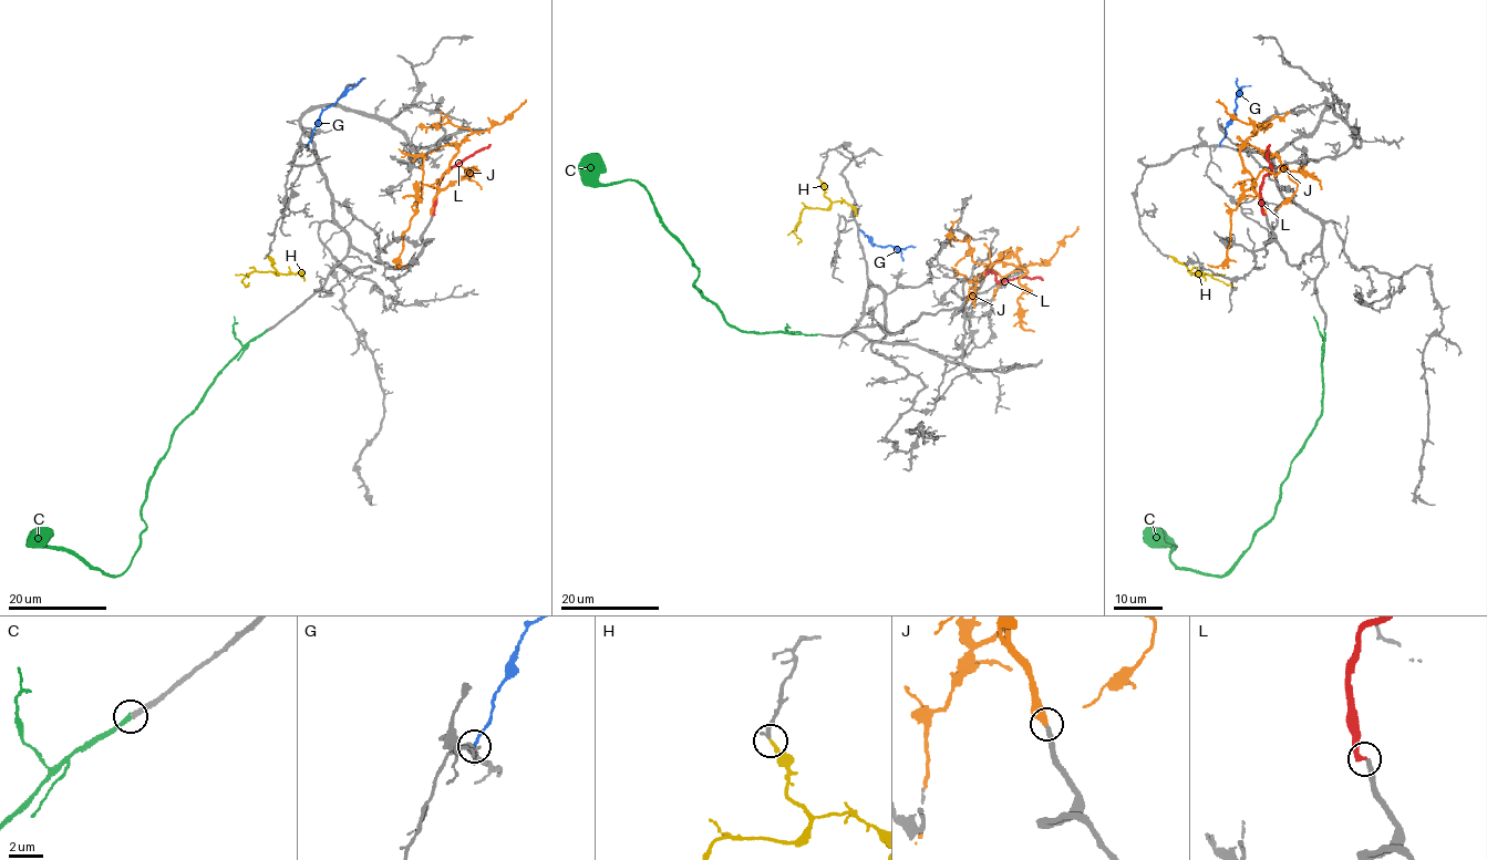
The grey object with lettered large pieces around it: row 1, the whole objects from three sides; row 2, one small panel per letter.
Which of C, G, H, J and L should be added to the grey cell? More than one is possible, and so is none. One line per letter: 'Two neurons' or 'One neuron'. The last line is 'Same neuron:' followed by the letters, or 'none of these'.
C: One neuron
G: Two neurons
H: One neuron
J: Two neurons
L: Two neurons
Same neuron: C, H

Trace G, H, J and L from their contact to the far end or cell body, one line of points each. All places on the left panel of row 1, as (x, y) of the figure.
G: (307, 146), (320, 114), (363, 79)
H: (267, 257), (278, 273), (253, 271), (241, 281), (249, 285), (245, 287)
J: (431, 214), (439, 180), (457, 152), (454, 145), (442, 146), (423, 156), (417, 208)
L: (433, 215), (442, 176), (491, 145)

